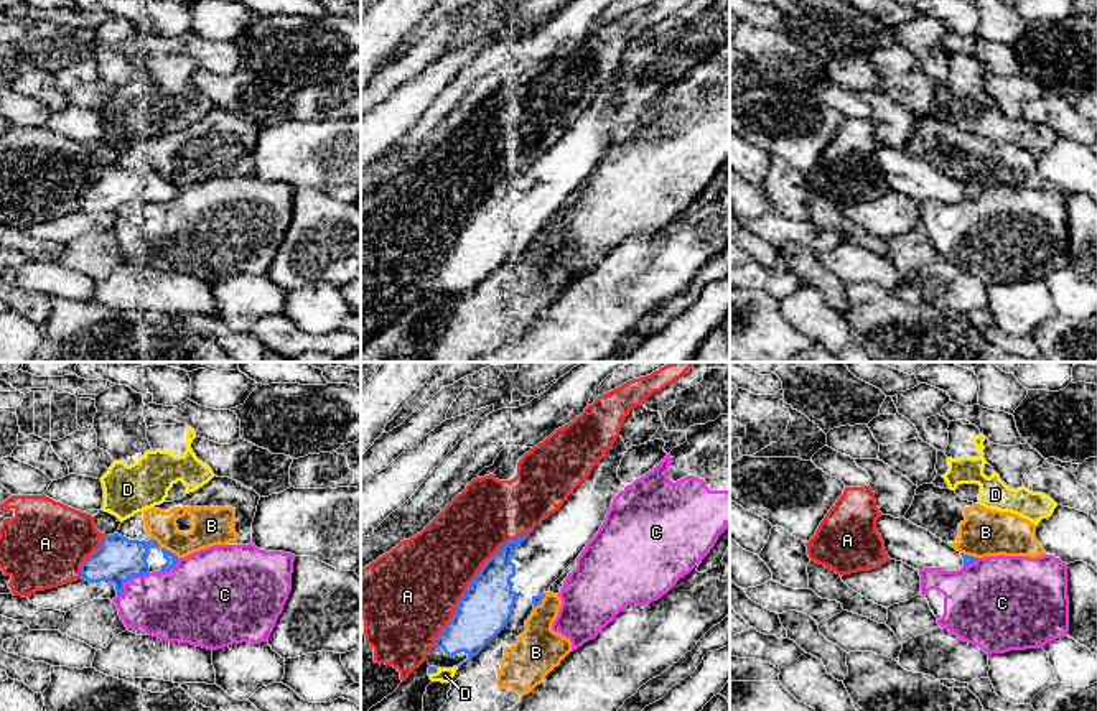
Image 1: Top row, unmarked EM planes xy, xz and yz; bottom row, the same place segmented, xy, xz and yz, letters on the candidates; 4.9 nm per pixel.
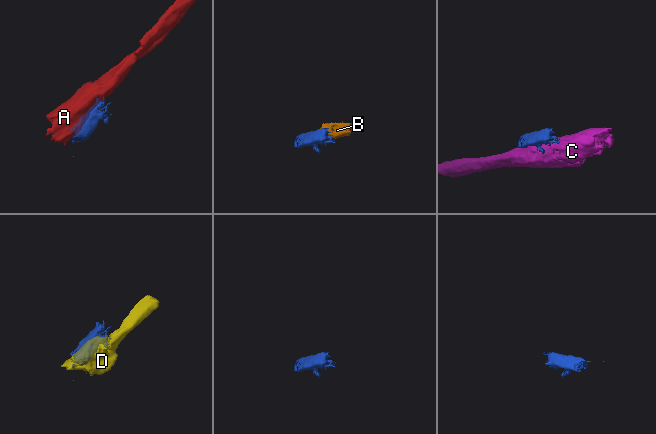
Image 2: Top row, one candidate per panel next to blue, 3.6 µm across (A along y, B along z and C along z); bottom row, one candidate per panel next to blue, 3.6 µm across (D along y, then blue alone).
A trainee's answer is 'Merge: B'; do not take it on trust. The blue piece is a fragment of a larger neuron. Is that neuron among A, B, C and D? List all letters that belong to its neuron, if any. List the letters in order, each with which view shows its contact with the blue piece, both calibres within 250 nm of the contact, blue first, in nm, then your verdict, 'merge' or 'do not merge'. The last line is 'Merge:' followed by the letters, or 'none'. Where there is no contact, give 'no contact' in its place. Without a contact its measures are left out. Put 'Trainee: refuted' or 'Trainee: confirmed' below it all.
A: meets blue in xz; 260 nm thick on the blue side, 420 nm on the other; do not merge
B: meets blue in xy; 220 nm thick on the blue side, 180 nm on the other; do not merge
C: meets blue in xy; 220 nm thick on the blue side, 340 nm on the other; do not merge
D: meets blue in xz; 30 nm thick on the blue side, 80 nm on the other; do not merge
Merge: none
Trainee: refuted

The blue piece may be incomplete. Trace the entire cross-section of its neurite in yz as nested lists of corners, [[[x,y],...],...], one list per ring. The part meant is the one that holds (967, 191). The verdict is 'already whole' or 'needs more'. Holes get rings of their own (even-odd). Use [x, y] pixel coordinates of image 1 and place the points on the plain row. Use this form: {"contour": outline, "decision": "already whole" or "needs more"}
{"contour": [[[881,146],[876,151],[876,161],[891,191],[903,193],[919,202],[927,199],[957,202],[977,193],[975,188],[957,183],[906,150]]], "decision": "needs more"}

